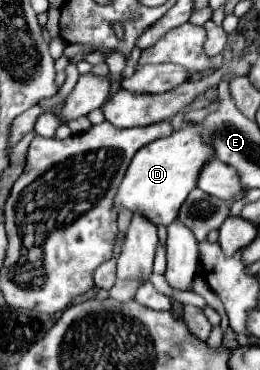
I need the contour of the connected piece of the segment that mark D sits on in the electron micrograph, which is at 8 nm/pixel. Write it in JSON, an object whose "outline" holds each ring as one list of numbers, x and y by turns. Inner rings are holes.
{"outline":[[185,124,181,130,173,132,167,138,159,138,147,146,143,146,131,160,127,174,117,190,115,210,123,208,131,212,143,214,155,226,169,226,185,202,187,194,197,186,197,176,201,166,213,158,213,150,203,144,197,126]]}

